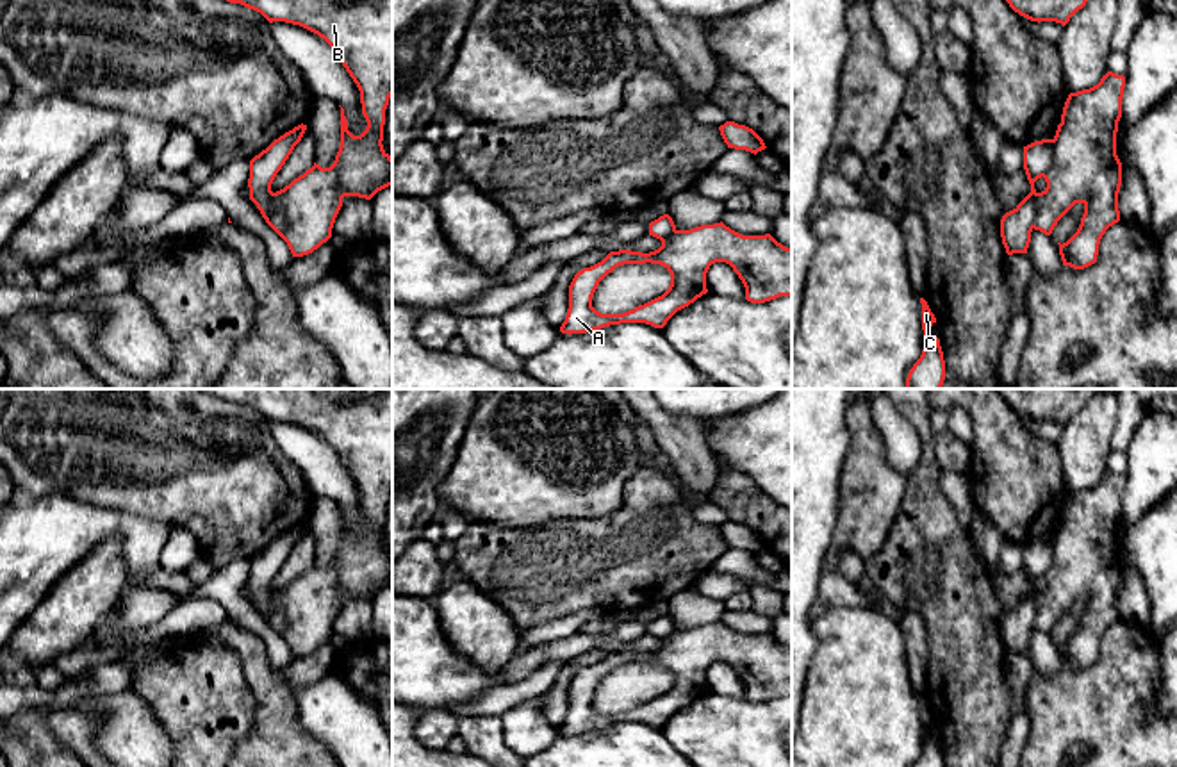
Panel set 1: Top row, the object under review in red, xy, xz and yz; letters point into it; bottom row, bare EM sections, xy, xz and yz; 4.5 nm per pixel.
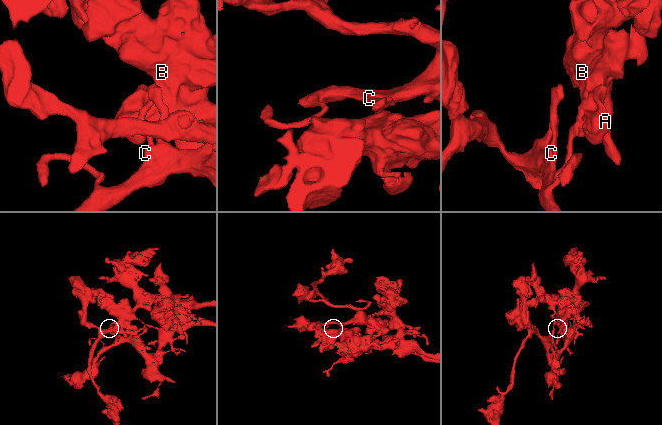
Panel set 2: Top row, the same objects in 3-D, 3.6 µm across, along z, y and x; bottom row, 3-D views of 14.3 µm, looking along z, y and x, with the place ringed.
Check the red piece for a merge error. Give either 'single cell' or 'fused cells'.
fused cells

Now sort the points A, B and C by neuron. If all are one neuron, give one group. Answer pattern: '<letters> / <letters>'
A B / C

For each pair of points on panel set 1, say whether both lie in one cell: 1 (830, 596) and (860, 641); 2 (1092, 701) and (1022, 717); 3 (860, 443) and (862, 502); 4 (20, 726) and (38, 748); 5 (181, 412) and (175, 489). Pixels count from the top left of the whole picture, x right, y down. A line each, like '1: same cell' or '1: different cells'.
1: different cells
2: different cells
3: same cell
4: same cell
5: same cell

